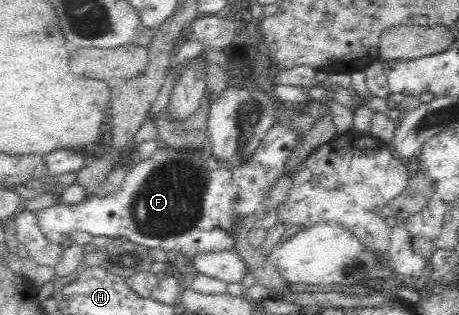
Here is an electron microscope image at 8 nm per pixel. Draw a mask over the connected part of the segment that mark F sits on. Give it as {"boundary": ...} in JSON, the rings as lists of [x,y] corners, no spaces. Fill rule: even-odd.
{"boundary":[[[278,118],[254,150],[250,162],[236,170],[219,164],[209,150],[181,152],[156,150],[151,159],[129,164],[129,172],[116,190],[105,196],[92,194],[82,202],[67,205],[58,201],[50,207],[32,211],[39,229],[52,242],[87,232],[92,236],[124,238],[147,248],[182,251],[192,266],[192,257],[206,252],[233,250],[231,228],[240,215],[252,215],[282,168],[299,138],[287,126],[289,118]]]}

